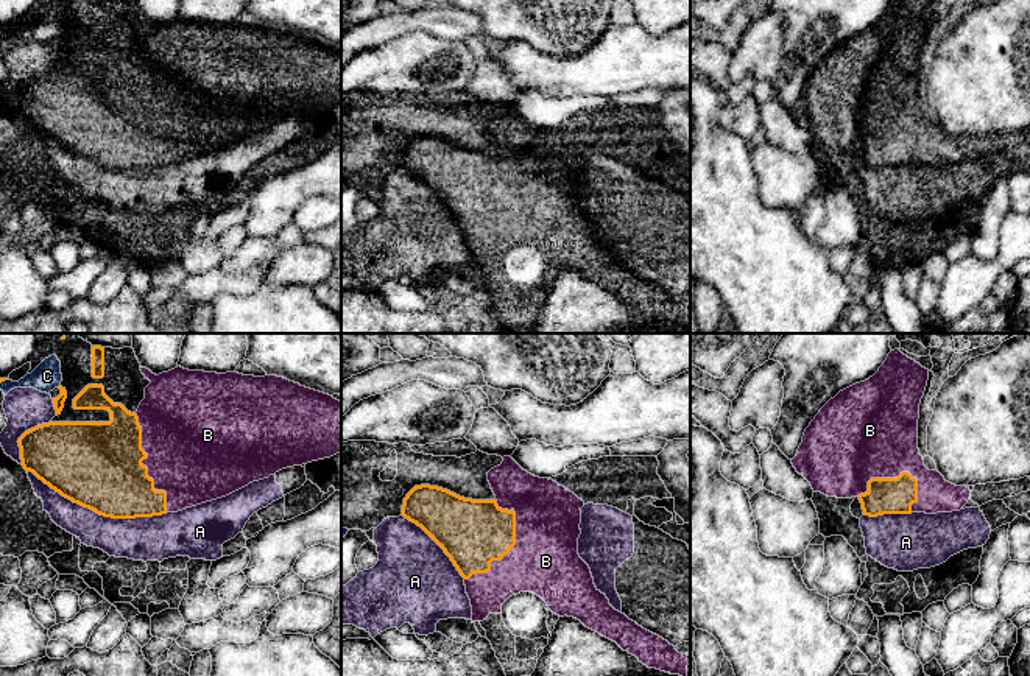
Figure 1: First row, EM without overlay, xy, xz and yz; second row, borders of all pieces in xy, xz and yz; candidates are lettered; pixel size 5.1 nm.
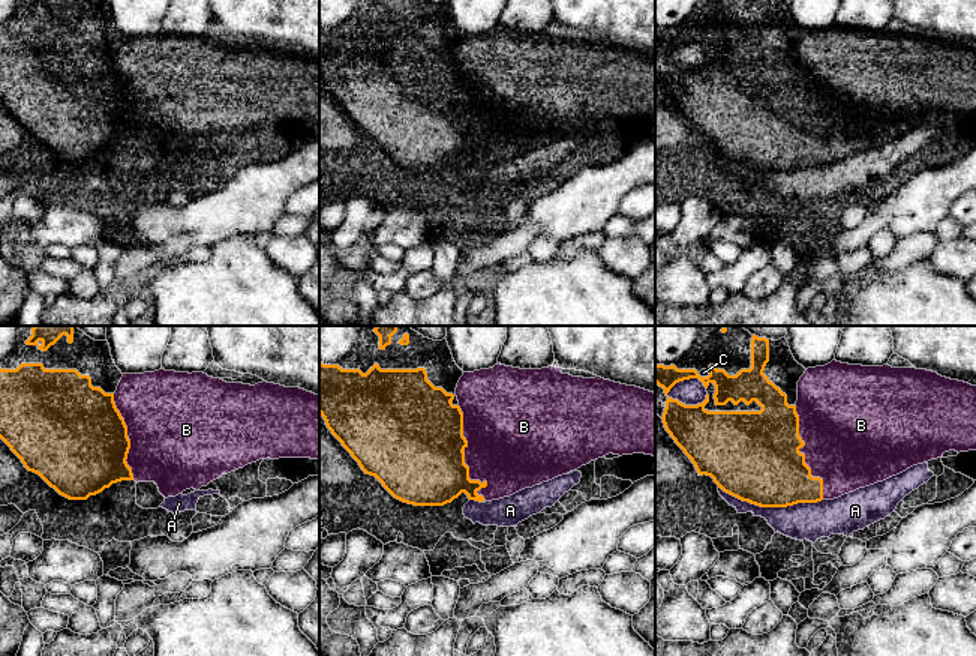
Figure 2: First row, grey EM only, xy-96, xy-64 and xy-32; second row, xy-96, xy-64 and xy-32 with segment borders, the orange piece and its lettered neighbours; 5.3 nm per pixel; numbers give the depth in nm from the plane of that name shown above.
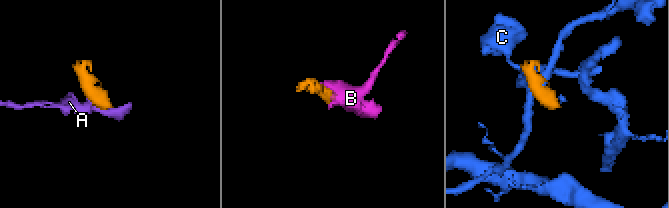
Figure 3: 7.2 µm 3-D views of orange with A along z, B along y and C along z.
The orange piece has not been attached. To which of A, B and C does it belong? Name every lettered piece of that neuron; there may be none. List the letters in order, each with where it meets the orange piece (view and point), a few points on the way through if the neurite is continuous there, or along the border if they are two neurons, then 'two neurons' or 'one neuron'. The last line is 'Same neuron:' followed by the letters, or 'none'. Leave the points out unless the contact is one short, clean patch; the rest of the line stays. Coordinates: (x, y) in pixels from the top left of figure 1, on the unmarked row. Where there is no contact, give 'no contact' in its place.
A: xy (97, 164) | two neurons
B: xz (514, 195) | one neuron
C: xy (3, 31) | two neurons
Same neuron: B

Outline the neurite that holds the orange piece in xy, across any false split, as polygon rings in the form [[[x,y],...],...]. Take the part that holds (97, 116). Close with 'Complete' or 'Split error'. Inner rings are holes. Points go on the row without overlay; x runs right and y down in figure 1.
[[[181,17],[162,23],[159,26],[153,25],[146,19],[140,19],[145,30],[151,34],[145,39],[145,50],[140,53],[136,64],[128,62],[122,55],[114,55],[106,45],[103,36],[87,36],[75,50],[75,61],[108,61],[111,64],[109,73],[48,73],[37,76],[25,83],[19,89],[20,111],[23,120],[33,123],[39,131],[48,136],[51,140],[59,143],[62,148],[78,154],[84,159],[95,162],[100,167],[112,170],[136,170],[136,168],[153,168],[167,164],[178,164],[185,159],[192,159],[206,153],[212,153],[226,148],[252,132],[259,132],[274,126],[276,123],[302,117],[312,112],[330,109],[341,104],[341,53],[329,45],[301,37],[299,34],[290,33],[277,26],[243,26],[238,23],[204,23],[204,22],[189,22]]]. Split error

